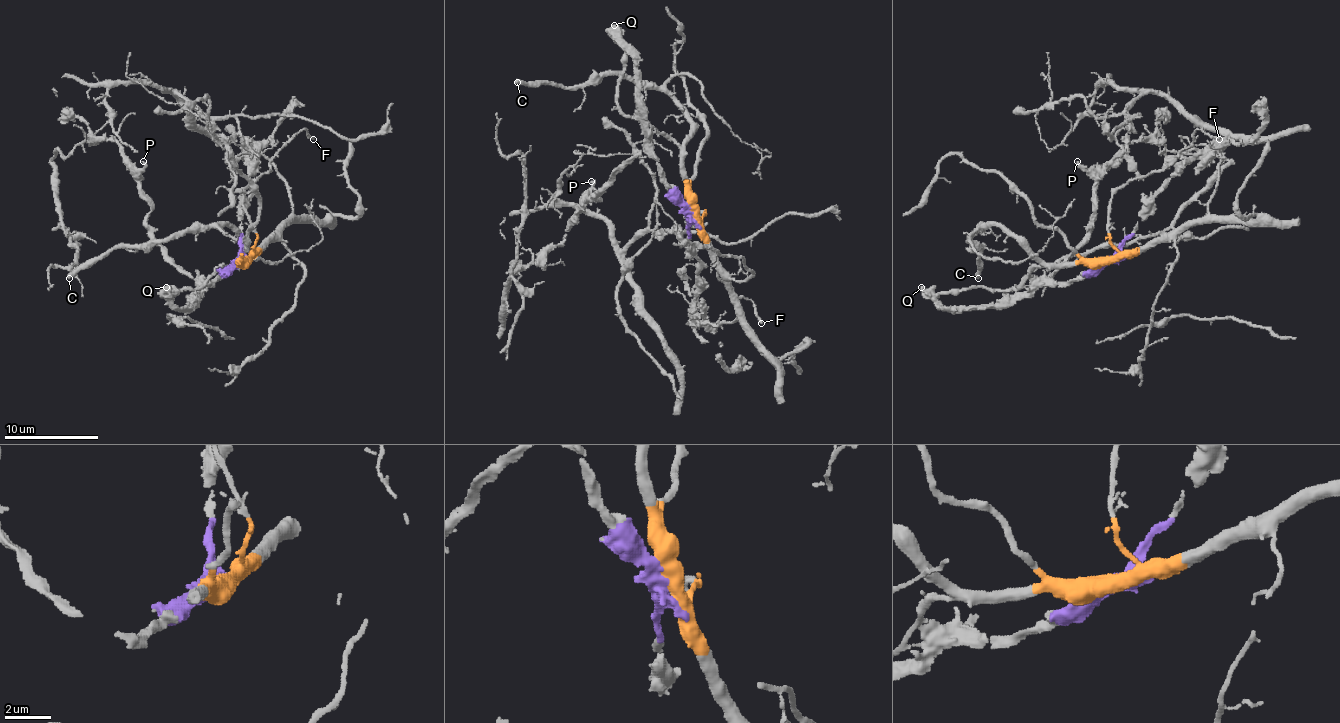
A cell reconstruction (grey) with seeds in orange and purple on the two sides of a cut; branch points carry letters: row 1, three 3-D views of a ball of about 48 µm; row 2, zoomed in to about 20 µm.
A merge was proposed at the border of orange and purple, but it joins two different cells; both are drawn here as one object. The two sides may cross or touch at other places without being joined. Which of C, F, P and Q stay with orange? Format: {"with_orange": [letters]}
{"with_orange": ["C", "F"]}

